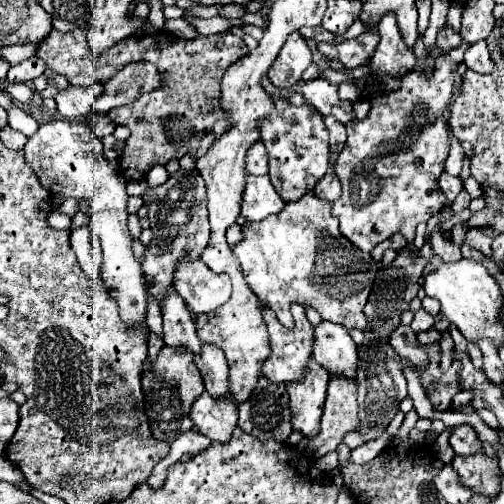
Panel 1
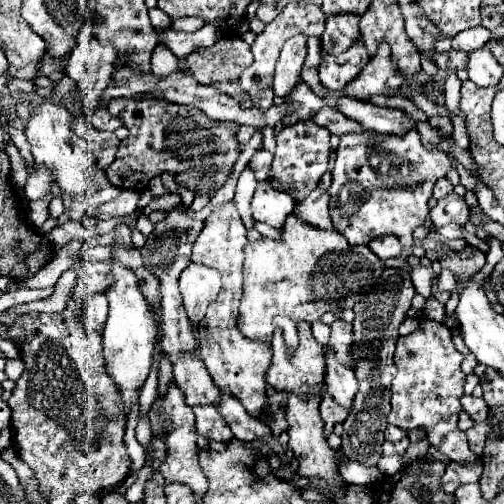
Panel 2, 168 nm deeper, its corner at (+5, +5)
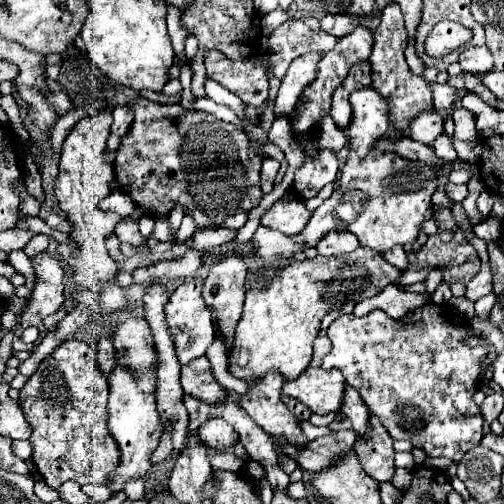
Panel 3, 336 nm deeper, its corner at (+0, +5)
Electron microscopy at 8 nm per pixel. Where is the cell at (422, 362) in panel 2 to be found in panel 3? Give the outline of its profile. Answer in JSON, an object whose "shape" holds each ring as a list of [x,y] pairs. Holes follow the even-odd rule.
{"shape":[[[427,302],[425,306],[421,306],[419,310],[415,312],[409,312],[405,318],[401,320],[393,320],[389,318],[383,310],[373,310],[369,312],[367,316],[353,316],[353,314],[341,314],[337,320],[331,322],[329,330],[327,330],[327,336],[333,344],[331,352],[323,358],[323,368],[339,368],[347,380],[347,384],[351,384],[353,388],[359,390],[363,402],[367,404],[367,408],[377,414],[381,418],[381,424],[387,428],[387,432],[391,434],[393,440],[409,440],[413,446],[419,446],[427,452],[427,456],[445,456],[453,462],[459,462],[463,458],[463,454],[467,450],[471,450],[473,446],[479,444],[479,438],[483,436],[483,416],[479,416],[479,406],[473,402],[471,394],[475,392],[477,388],[477,378],[479,378],[479,360],[487,356],[487,350],[485,350],[485,340],[481,340],[469,326],[463,326],[461,320],[457,318],[457,314],[451,314],[453,310],[449,308],[449,304],[433,304],[433,302]]]}

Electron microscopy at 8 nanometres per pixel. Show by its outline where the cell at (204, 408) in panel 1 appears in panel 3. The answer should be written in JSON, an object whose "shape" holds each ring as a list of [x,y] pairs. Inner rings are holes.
{"shape":[[[223,418],[207,420],[207,424],[201,424],[197,434],[205,446],[215,448],[215,450],[225,450],[239,438],[239,436],[235,436],[235,430]]]}

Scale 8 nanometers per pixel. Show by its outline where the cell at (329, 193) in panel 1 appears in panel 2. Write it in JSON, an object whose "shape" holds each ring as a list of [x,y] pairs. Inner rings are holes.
{"shape":[[[314,190],[302,202],[298,202],[296,216],[298,220],[314,228],[334,230],[330,214],[328,214],[328,192],[326,190]]]}

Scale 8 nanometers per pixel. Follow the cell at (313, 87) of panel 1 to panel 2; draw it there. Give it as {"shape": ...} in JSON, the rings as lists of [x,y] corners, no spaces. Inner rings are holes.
{"shape":[[[338,98],[338,110],[352,120],[358,120],[366,130],[374,130],[378,134],[394,134],[404,136],[410,130],[416,130],[416,122],[402,110],[396,108],[380,108],[370,102],[362,104],[360,100],[344,100]]]}

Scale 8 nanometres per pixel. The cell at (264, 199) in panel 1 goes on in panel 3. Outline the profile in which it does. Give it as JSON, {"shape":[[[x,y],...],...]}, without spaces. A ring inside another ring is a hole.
{"shape":[[[279,198],[261,218],[261,224],[273,230],[279,230],[287,236],[299,234],[311,218],[311,212],[305,208],[303,202]]]}

